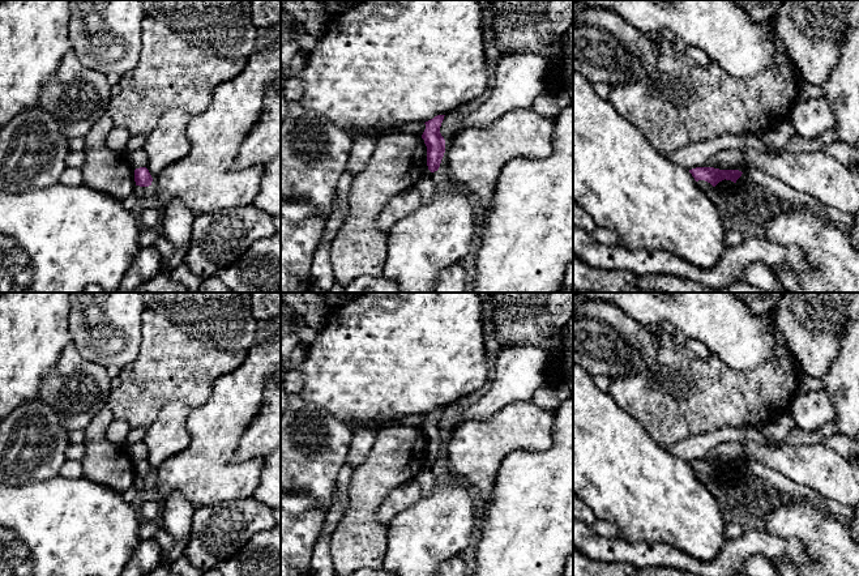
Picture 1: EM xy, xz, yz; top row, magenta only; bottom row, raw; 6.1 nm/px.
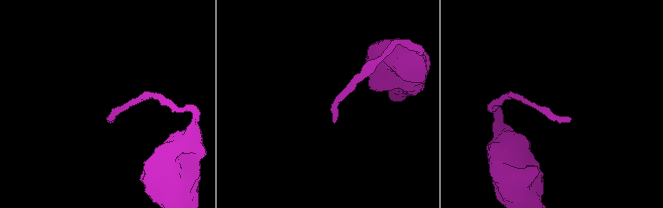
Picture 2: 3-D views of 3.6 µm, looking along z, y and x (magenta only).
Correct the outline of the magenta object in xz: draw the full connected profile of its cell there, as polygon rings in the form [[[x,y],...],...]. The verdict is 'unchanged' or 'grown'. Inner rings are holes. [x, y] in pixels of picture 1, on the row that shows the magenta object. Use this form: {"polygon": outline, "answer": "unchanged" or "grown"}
{"polygon": [[[437,115],[426,121],[426,129],[422,135],[427,146],[427,166],[431,172],[439,170],[445,153],[445,140],[440,133],[440,127],[445,115]]], "answer": "unchanged"}

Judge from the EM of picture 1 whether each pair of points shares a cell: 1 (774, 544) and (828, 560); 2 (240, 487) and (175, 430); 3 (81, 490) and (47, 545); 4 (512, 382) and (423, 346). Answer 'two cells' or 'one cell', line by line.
1: two cells
2: two cells
3: one cell
4: two cells

